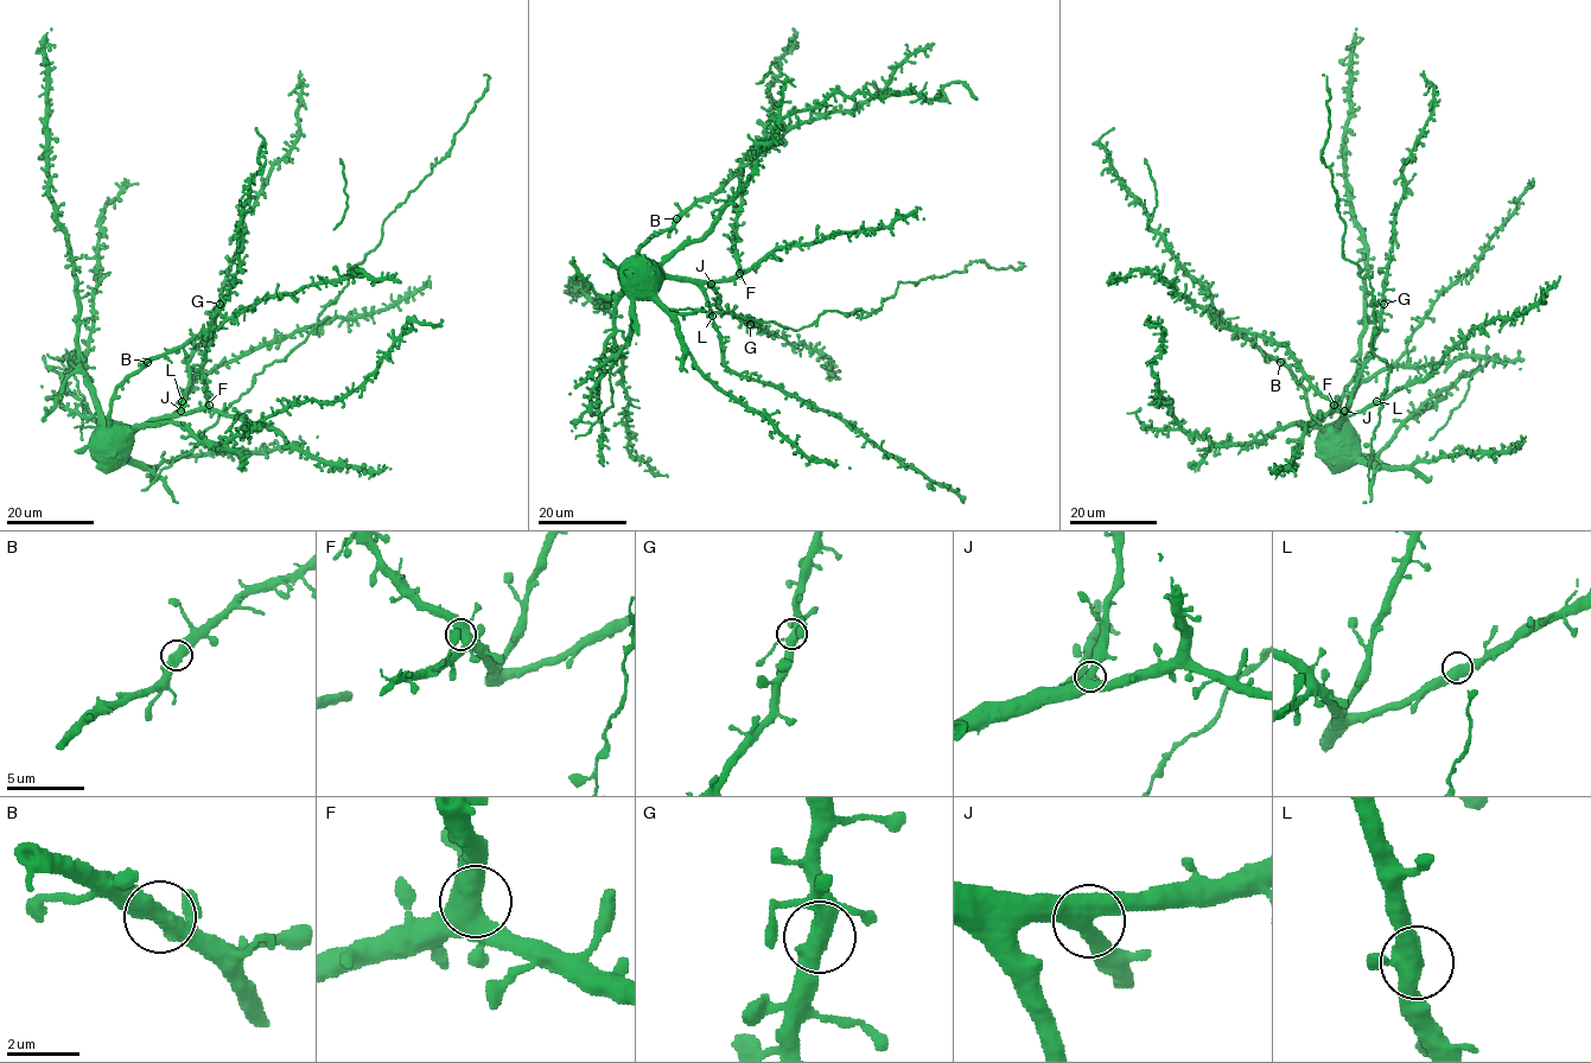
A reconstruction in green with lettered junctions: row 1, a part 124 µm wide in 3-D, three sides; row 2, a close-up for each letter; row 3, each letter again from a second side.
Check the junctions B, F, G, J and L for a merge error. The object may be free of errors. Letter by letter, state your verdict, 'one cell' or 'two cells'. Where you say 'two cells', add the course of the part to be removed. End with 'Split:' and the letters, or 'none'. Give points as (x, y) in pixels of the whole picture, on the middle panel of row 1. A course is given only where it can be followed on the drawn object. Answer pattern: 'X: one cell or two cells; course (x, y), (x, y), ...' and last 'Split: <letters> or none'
B: one cell
F: one cell
G: one cell
J: one cell
L: one cell
Split: none

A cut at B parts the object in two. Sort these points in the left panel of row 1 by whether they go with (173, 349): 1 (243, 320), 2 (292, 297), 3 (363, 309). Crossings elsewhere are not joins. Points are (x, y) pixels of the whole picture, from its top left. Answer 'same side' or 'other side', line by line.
1: same side
2: same side
3: other side

